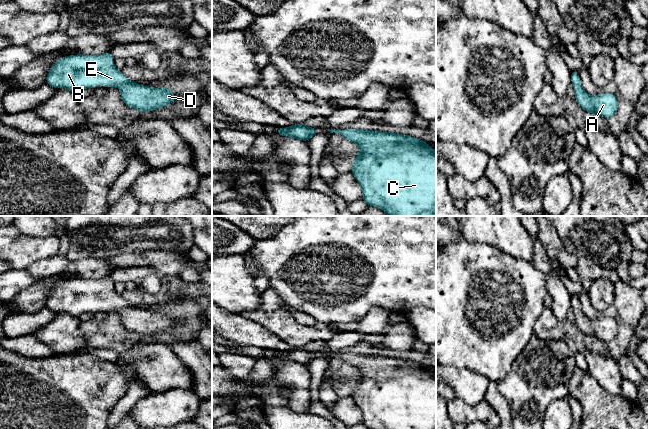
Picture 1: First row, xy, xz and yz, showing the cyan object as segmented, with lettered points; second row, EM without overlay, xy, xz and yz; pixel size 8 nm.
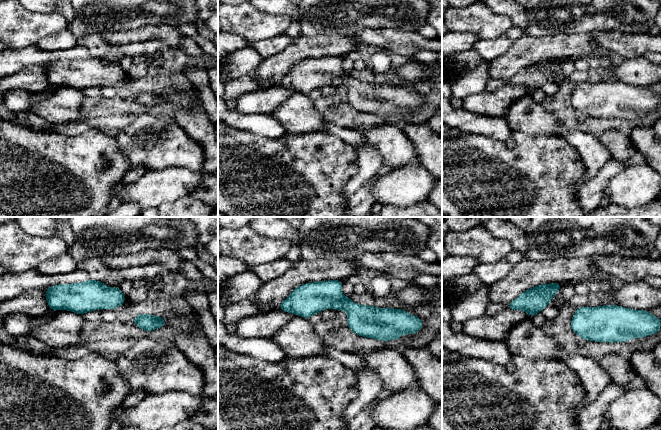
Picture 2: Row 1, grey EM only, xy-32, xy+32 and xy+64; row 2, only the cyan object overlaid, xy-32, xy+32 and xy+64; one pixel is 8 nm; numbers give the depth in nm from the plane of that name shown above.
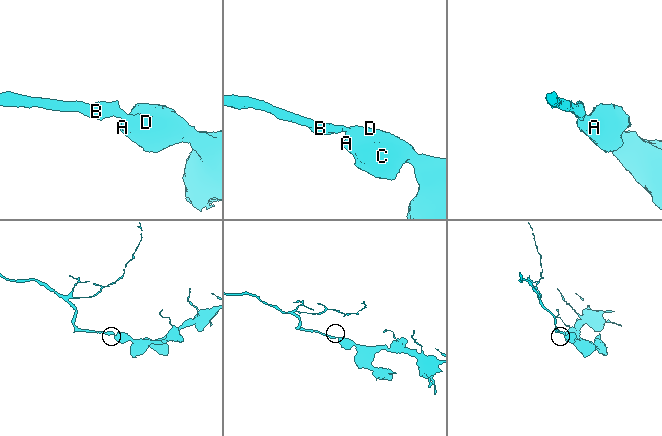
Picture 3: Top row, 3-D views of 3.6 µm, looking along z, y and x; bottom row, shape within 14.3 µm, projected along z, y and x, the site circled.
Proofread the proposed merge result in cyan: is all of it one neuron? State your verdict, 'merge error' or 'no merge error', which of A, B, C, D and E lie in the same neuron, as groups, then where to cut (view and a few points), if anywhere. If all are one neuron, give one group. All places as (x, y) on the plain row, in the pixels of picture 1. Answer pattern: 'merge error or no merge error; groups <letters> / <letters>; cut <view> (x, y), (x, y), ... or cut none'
no merge error; groups A B C D E; cut none

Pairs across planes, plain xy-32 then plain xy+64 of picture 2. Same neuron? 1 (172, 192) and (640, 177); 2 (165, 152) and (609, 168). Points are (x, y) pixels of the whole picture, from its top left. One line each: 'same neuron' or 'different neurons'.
1: same neuron
2: different neurons

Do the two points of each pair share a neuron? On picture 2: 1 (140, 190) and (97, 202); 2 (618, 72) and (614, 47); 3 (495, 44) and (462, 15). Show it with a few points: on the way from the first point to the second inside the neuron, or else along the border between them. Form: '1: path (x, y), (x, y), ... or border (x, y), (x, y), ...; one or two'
1: border (122, 178), (111, 187), (112, 197); two
2: border (642, 55), (627, 58); two
3: border (504, 34), (498, 37), (485, 37), (478, 40); two

